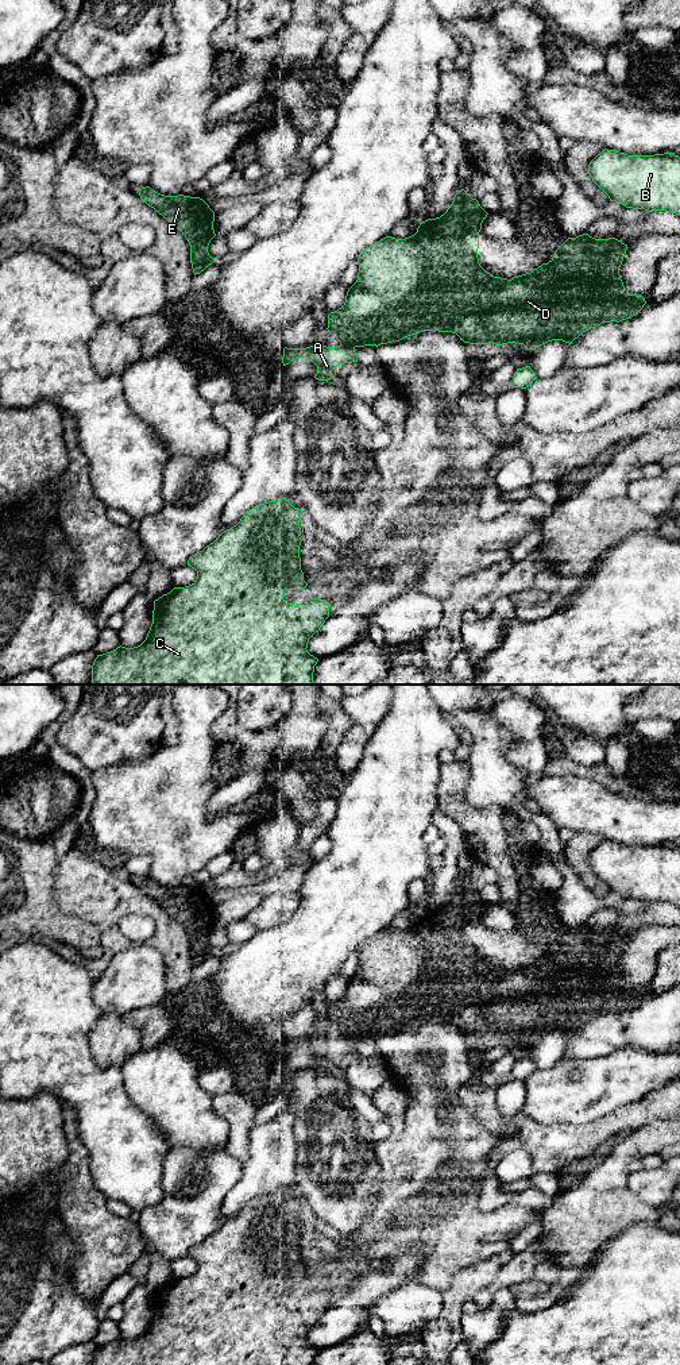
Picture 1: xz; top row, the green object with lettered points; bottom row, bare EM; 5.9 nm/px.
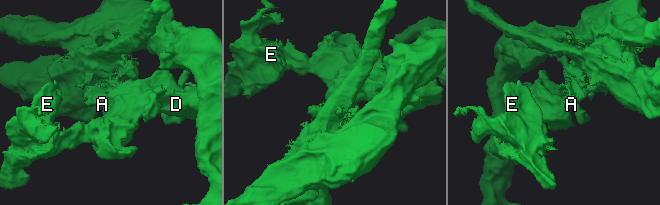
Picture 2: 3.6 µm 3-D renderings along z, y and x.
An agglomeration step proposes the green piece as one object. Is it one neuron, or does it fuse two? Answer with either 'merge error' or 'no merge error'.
merge error

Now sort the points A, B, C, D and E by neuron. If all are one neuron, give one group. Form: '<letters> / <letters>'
A B C / D E

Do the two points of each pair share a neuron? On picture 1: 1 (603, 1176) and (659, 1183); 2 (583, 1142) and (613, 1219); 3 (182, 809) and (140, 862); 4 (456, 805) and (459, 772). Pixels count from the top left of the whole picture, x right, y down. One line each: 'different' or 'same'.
1: different
2: different
3: different
4: same

